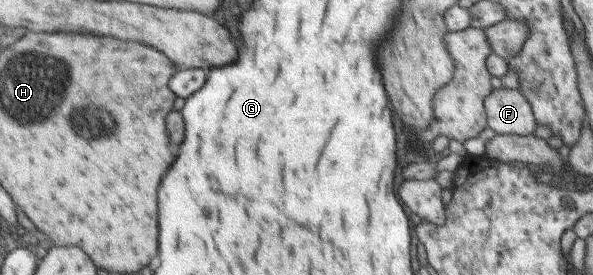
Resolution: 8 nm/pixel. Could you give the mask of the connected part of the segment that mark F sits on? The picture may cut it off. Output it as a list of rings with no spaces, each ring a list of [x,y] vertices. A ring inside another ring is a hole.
[[[519,88],[492,90],[483,110],[489,128],[495,135],[533,135],[536,123],[528,100]]]

